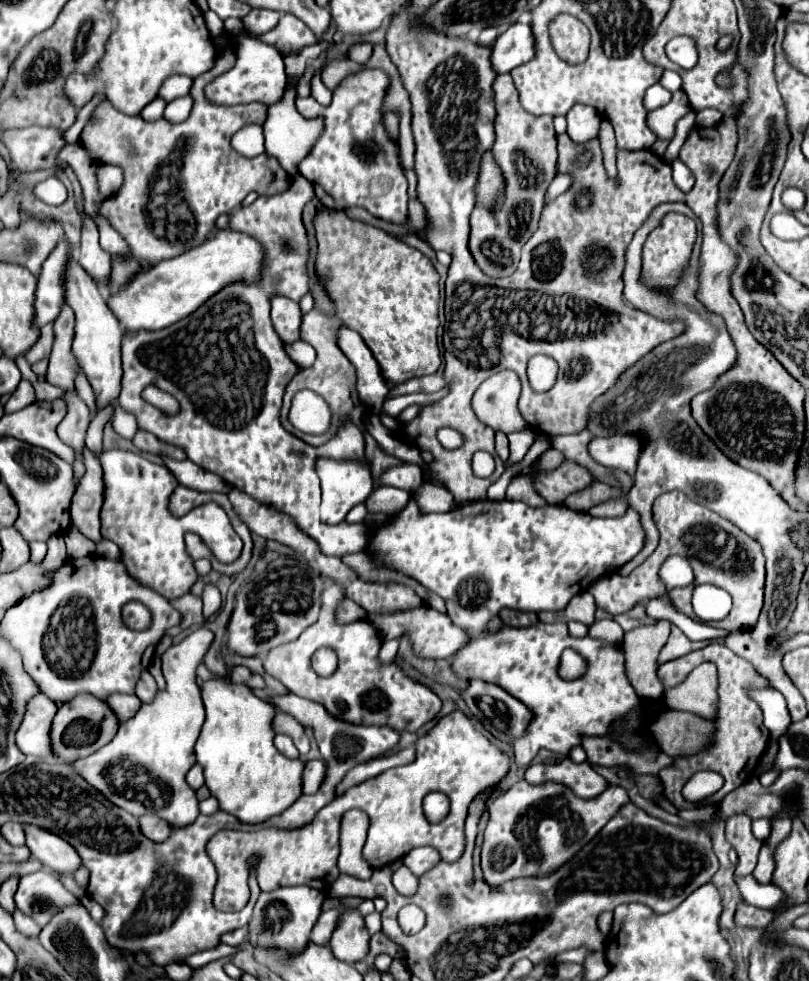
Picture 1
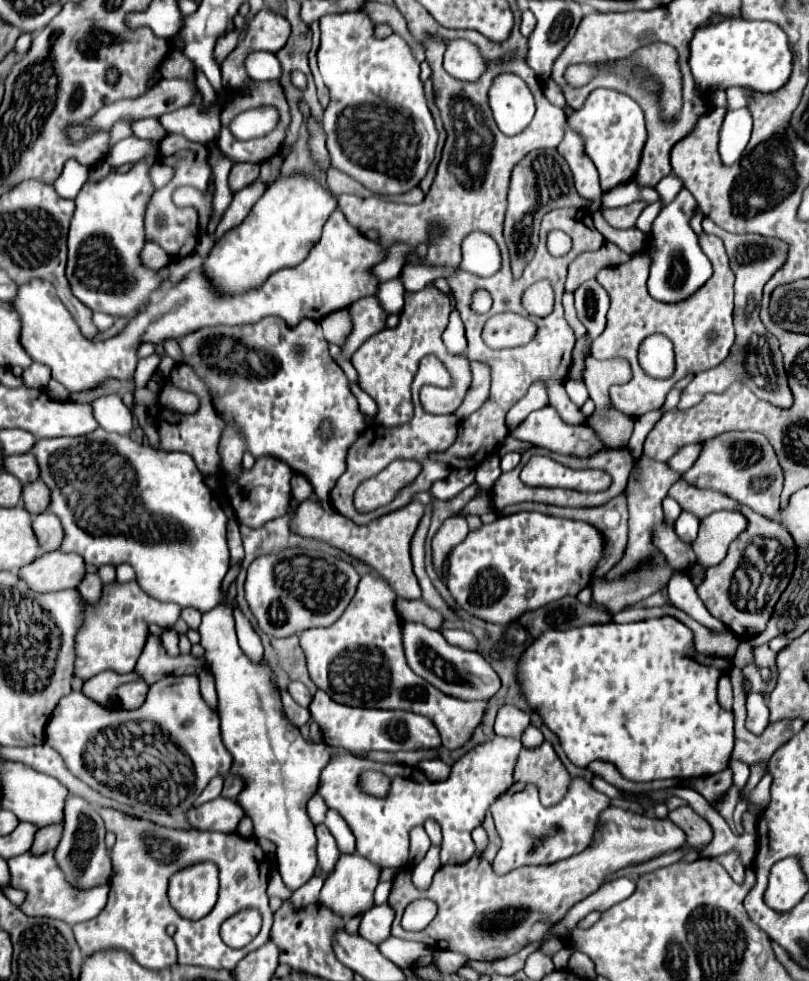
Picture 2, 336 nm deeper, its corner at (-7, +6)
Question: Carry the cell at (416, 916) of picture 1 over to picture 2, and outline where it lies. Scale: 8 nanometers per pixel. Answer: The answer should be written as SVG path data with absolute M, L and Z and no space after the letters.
M375 905L371 911L365 911L359 925L359 935L375 945L381 945L391 935L391 923L393 923L395 911L385 905Z

